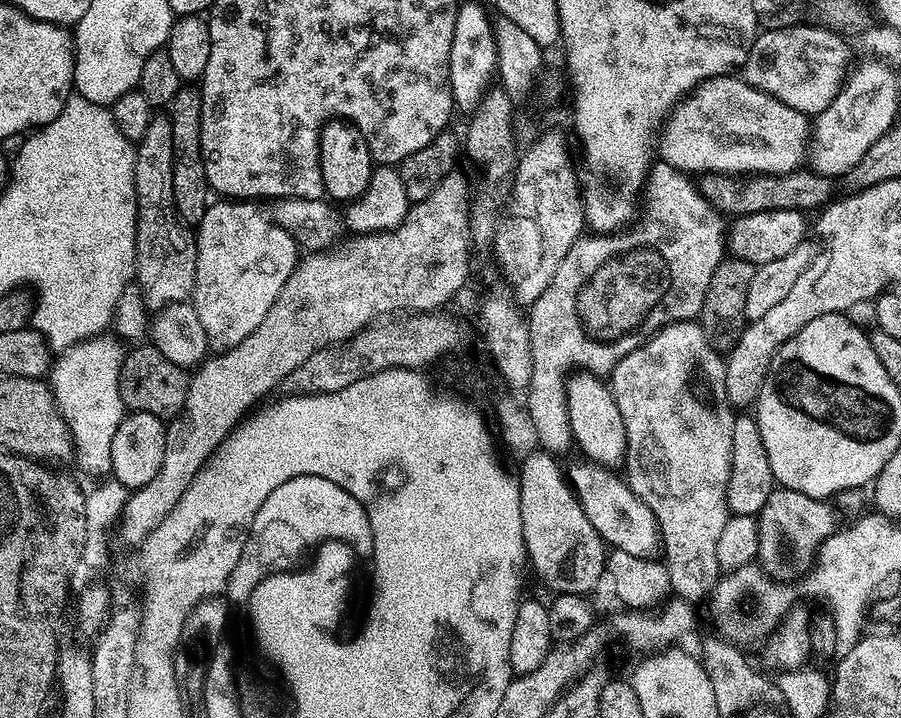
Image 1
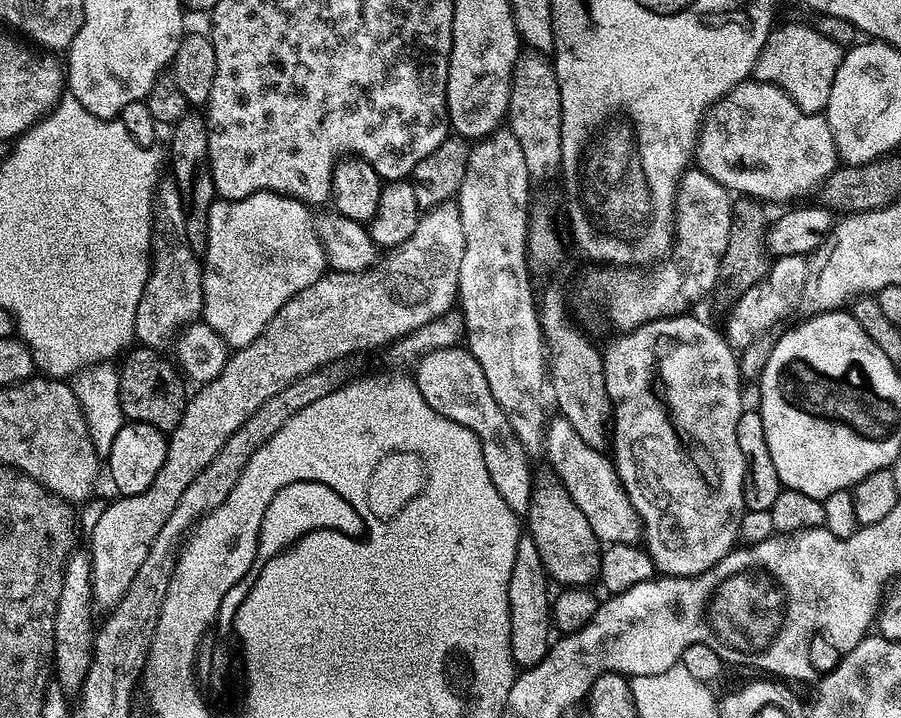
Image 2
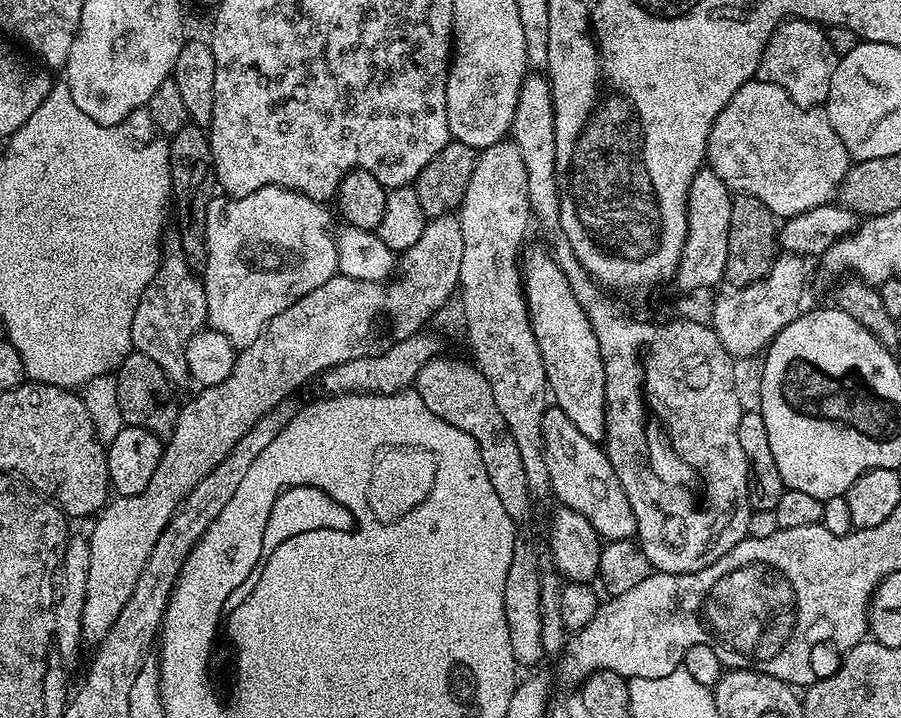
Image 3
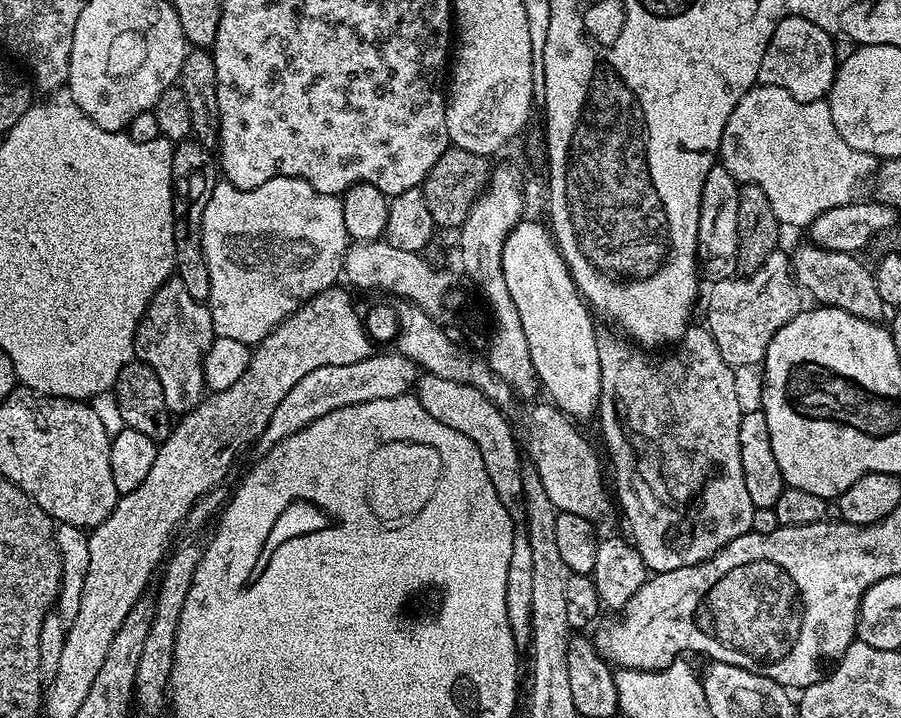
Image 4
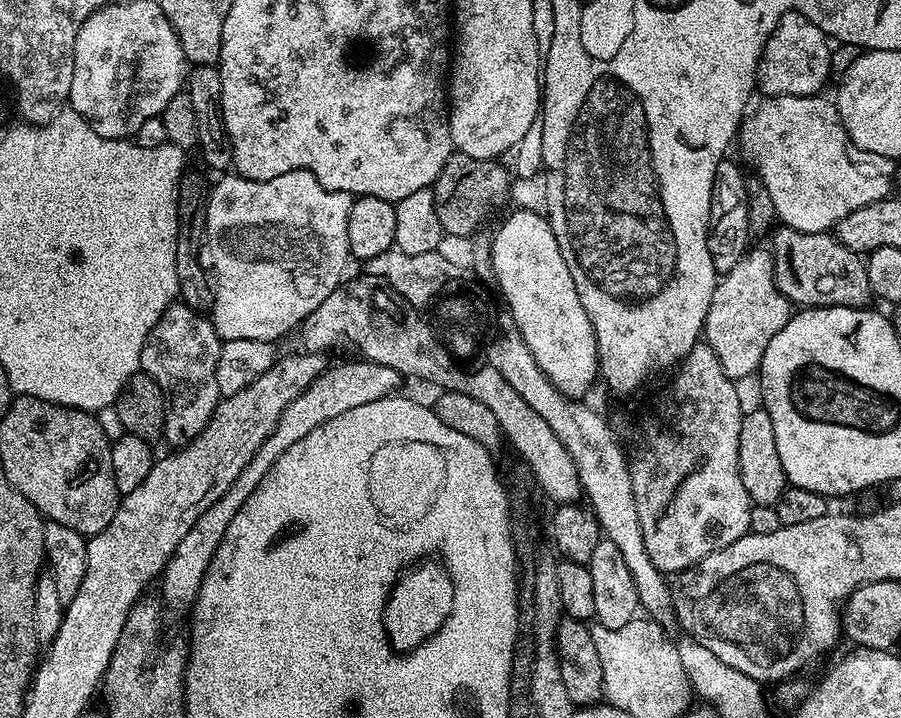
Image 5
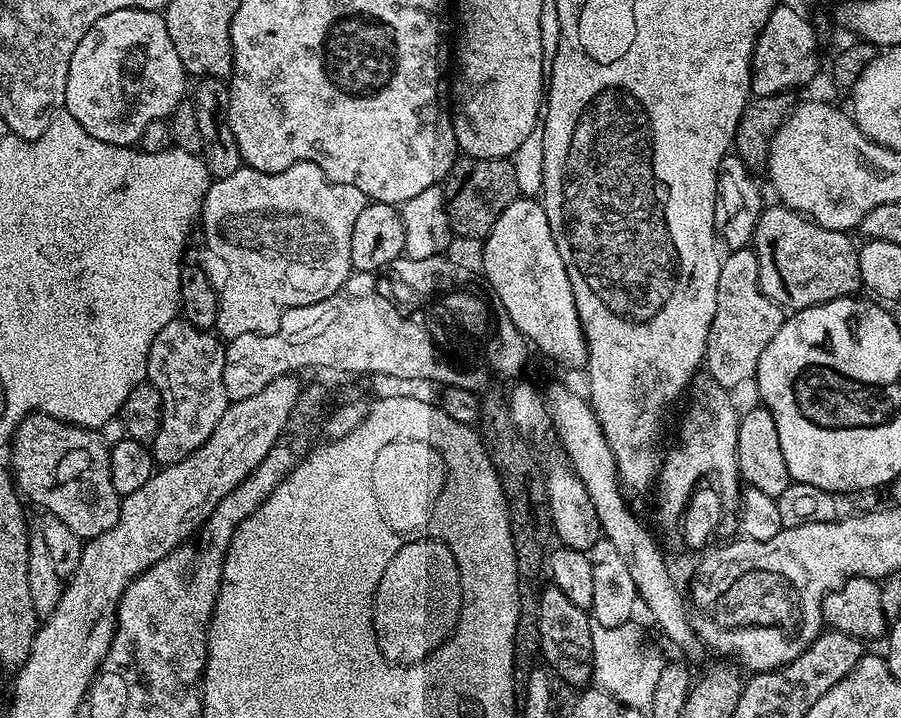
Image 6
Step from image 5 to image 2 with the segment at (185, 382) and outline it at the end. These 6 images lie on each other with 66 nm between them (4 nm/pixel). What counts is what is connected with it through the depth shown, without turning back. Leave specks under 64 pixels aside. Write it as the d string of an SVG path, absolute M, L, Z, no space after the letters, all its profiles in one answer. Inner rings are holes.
M171 178L157 179L152 197L152 240L148 281L142 290L134 318L135 339L143 347L167 349L185 325L199 321L204 310L202 260L186 242L182 198Z

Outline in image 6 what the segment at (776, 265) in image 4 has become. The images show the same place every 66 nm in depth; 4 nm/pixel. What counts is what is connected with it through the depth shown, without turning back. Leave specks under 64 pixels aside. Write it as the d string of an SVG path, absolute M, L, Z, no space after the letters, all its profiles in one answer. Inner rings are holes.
M751 247L731 249L720 261L718 302L704 351L707 375L729 390L746 378L755 377L762 350L770 346L770 338L778 334L785 319L780 305L762 294L755 251Z

